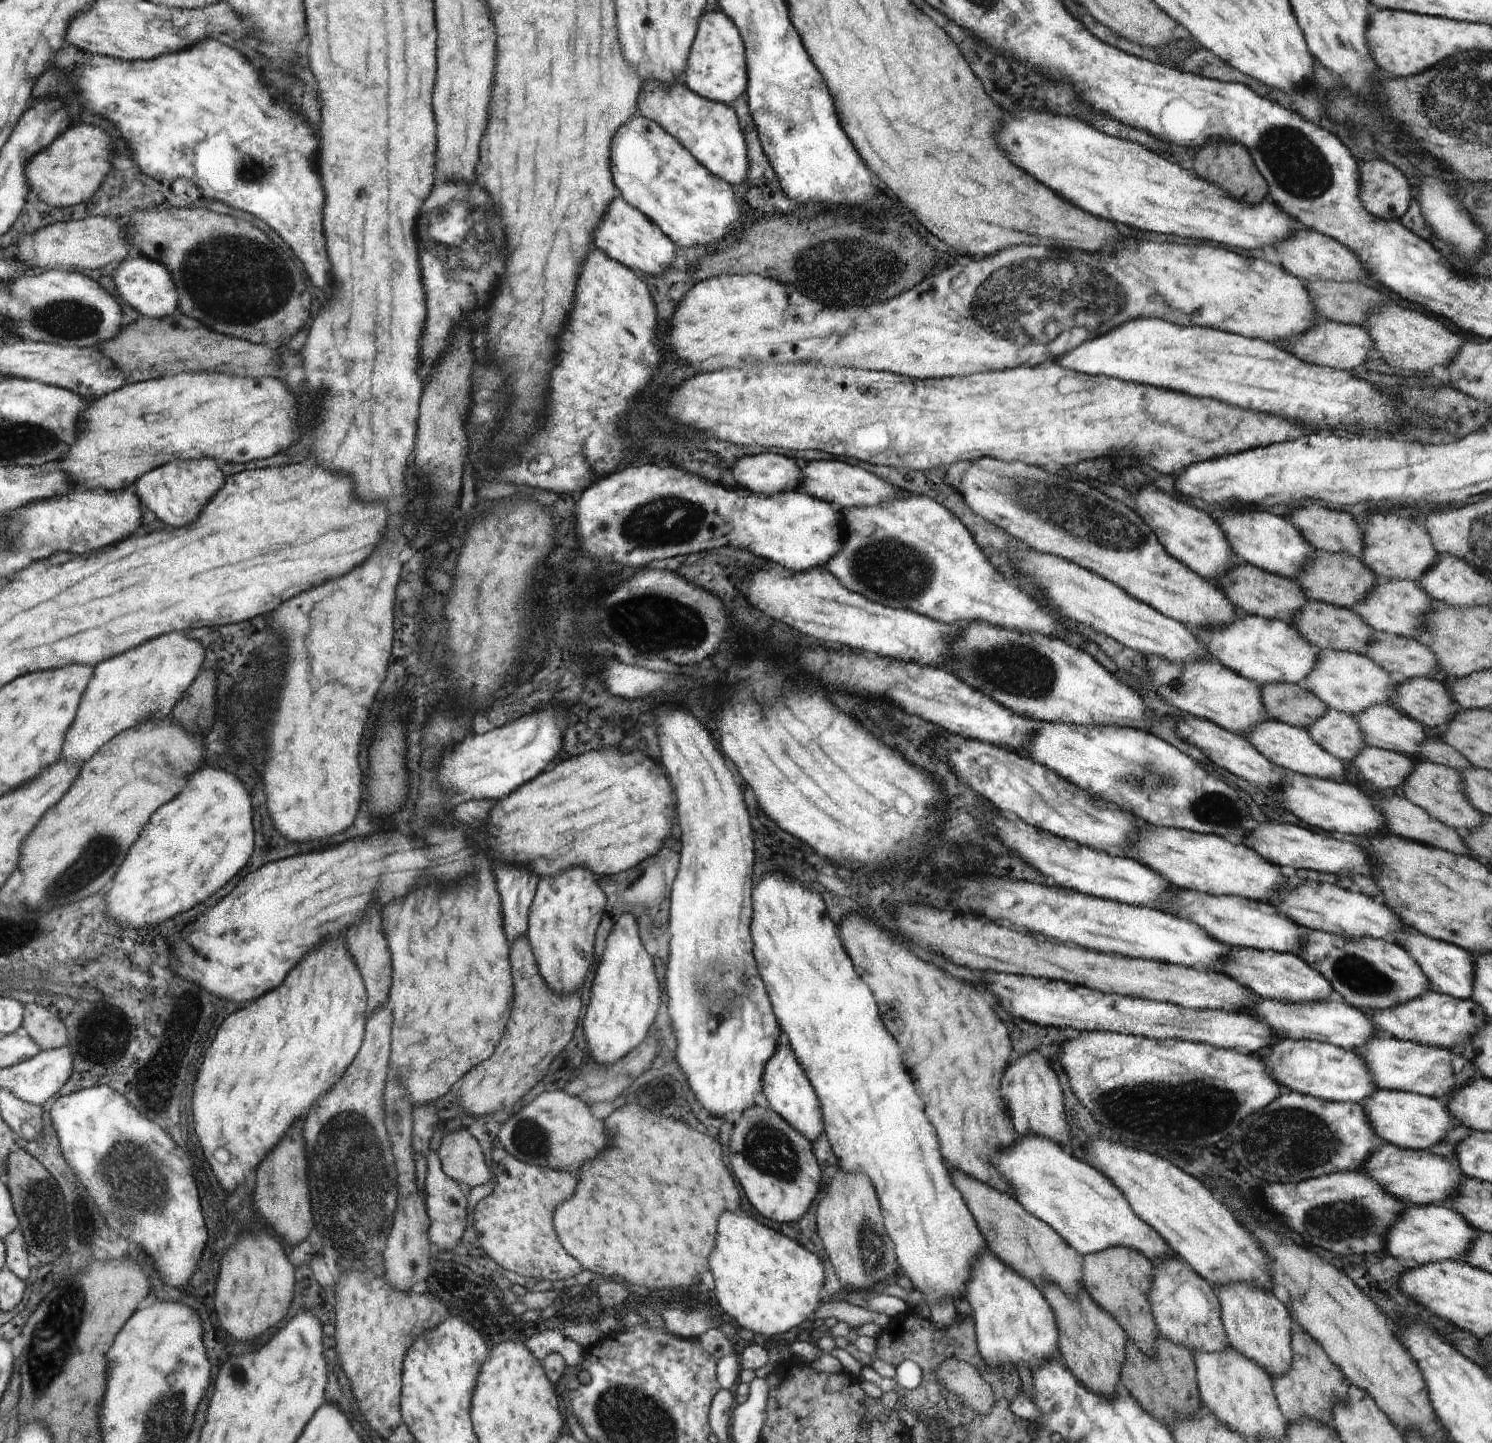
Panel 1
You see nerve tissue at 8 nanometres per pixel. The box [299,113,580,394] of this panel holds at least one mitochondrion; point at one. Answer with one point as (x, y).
(452, 225)

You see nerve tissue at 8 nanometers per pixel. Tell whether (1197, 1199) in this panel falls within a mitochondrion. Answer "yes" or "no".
no

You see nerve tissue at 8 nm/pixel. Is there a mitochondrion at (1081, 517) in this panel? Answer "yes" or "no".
yes

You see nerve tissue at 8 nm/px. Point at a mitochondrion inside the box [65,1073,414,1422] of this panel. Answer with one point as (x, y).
(348, 1158)

